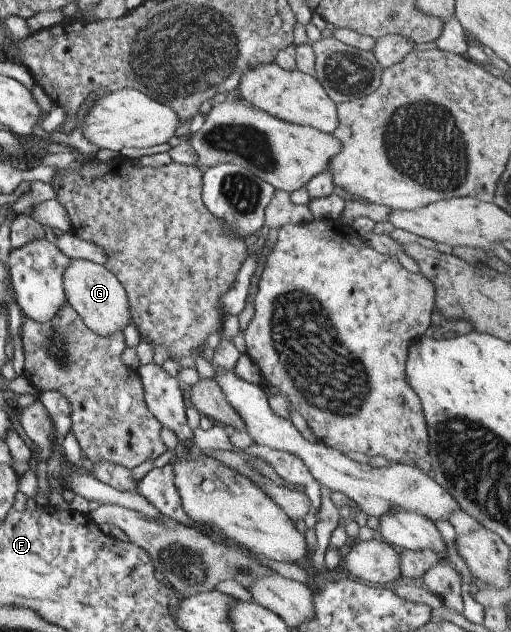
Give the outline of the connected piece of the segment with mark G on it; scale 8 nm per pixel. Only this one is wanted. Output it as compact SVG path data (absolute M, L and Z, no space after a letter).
M72 259L62 275L63 291L67 303L82 319L84 326L101 337L120 333L130 324L131 312L123 286L103 264L86 259Z

